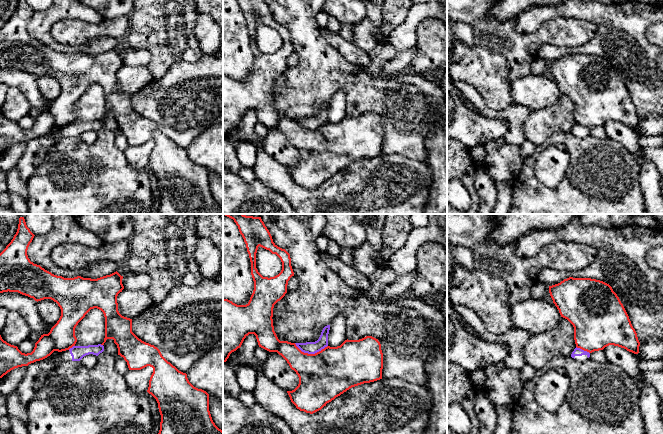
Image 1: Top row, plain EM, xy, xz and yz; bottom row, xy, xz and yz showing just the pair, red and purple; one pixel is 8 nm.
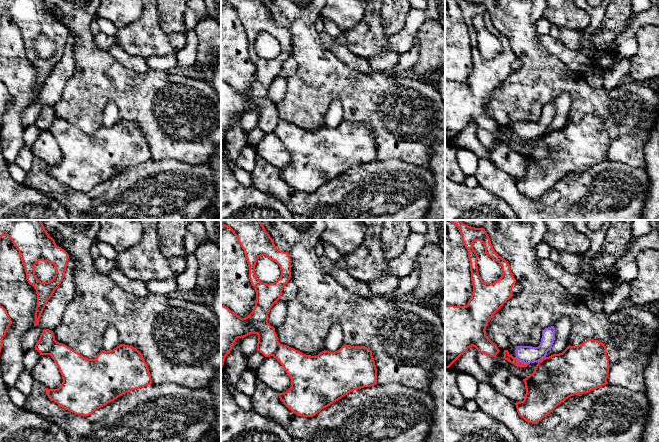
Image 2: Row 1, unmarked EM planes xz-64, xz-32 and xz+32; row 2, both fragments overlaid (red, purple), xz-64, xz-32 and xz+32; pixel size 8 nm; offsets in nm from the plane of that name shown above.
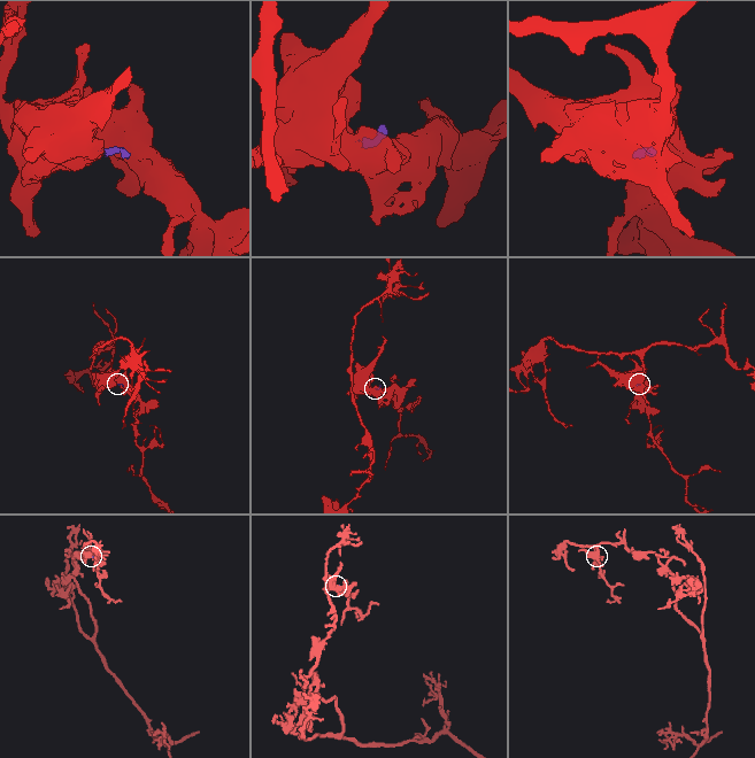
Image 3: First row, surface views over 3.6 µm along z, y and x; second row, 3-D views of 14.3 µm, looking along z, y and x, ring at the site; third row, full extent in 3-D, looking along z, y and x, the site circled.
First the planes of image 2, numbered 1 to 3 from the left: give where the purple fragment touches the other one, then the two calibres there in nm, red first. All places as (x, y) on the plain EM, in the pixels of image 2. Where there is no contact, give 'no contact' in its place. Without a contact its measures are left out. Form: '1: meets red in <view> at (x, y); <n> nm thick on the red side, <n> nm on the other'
1: no contact
2: meets red in xz-32 at (308, 131); 420 nm thick on the red side, 20 nm on the other
3: meets red in xz+32 at (522, 139); 60 nm thick on the red side, 140 nm on the other

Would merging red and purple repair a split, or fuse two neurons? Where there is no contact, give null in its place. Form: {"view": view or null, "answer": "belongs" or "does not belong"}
{"view": "xz", "answer": "does not belong"}

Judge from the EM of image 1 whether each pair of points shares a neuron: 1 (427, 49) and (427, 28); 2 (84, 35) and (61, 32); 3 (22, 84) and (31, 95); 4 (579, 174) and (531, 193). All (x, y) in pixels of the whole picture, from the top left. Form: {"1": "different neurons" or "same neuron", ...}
{"1": "same neuron", "2": "same neuron", "3": "same neuron", "4": "same neuron"}

